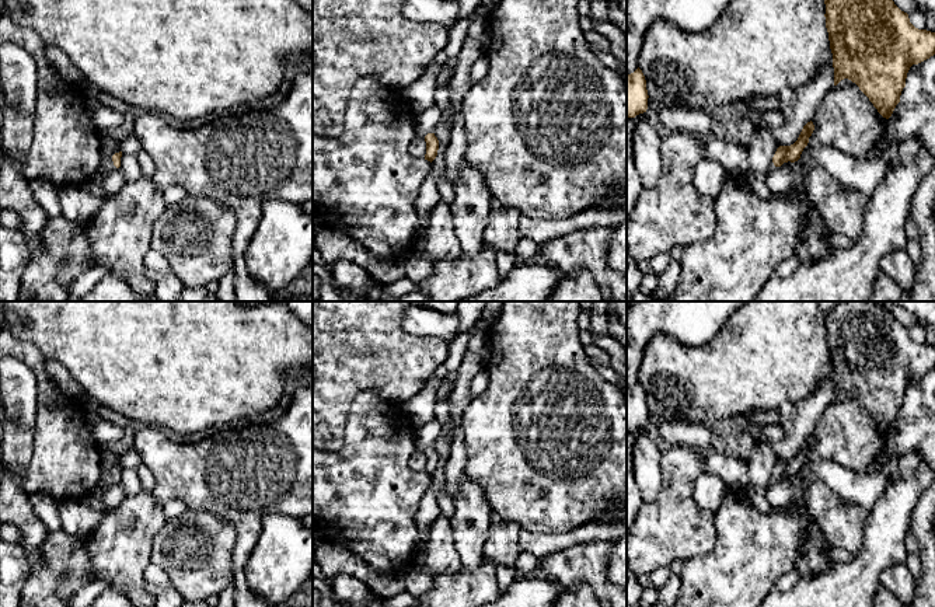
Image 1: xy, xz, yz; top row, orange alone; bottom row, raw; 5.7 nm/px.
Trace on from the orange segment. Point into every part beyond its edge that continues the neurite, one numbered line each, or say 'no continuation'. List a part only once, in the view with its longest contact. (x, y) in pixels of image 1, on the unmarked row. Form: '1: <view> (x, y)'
1: xy (107, 478)

